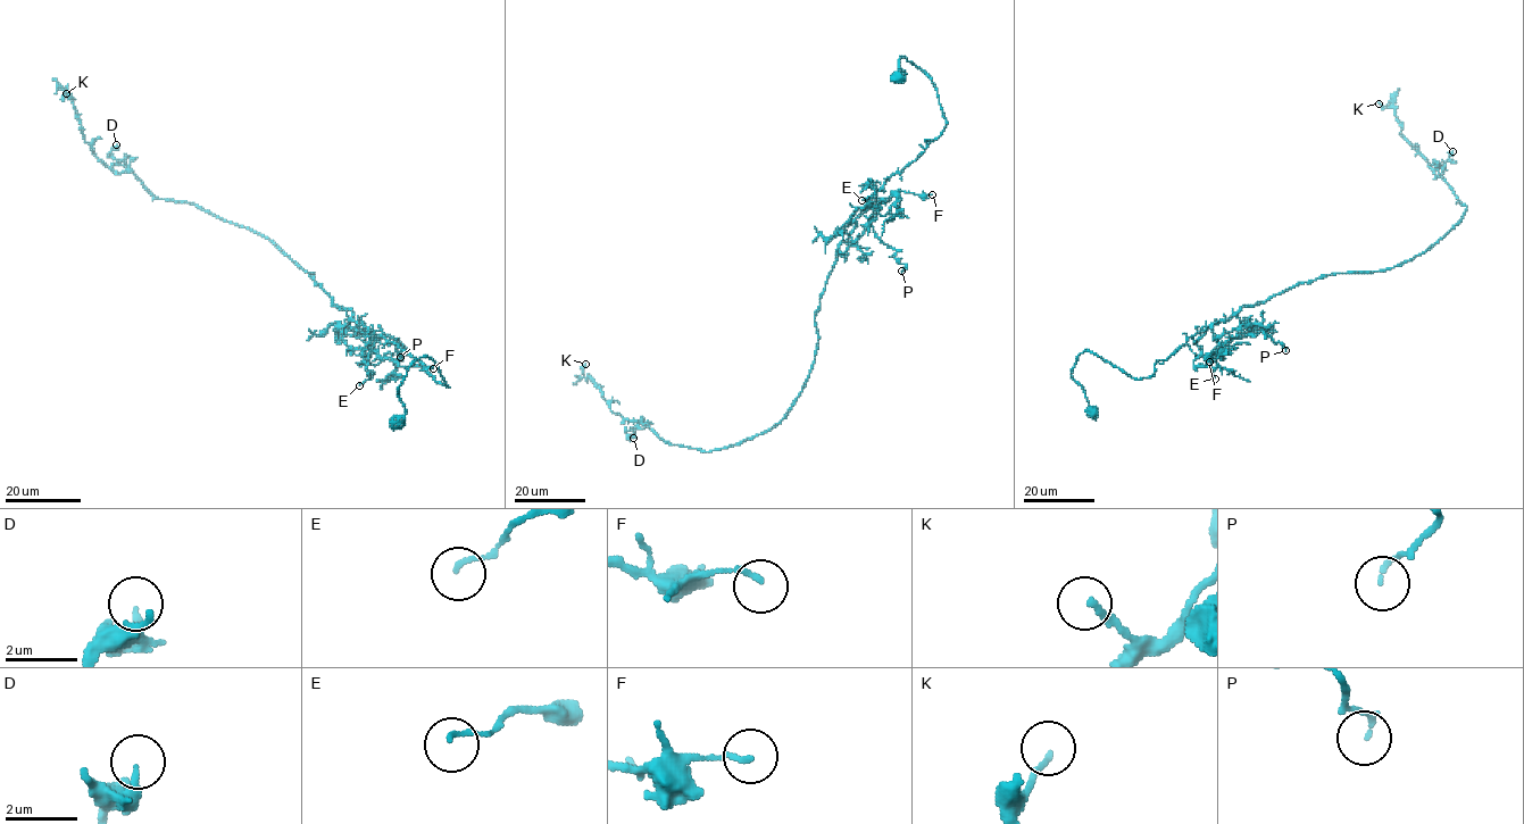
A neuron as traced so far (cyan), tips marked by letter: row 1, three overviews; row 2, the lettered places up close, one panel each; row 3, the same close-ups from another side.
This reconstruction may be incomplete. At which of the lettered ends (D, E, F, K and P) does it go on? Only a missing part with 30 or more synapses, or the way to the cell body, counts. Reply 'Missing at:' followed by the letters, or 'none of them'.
Missing at: none of them

